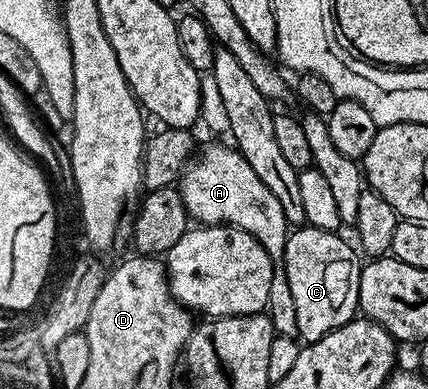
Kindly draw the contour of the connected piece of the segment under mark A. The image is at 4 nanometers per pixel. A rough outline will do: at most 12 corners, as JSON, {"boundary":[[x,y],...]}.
{"boundary":[[208,144],[178,180],[197,225],[246,230],[273,265],[290,225],[235,147]]}

